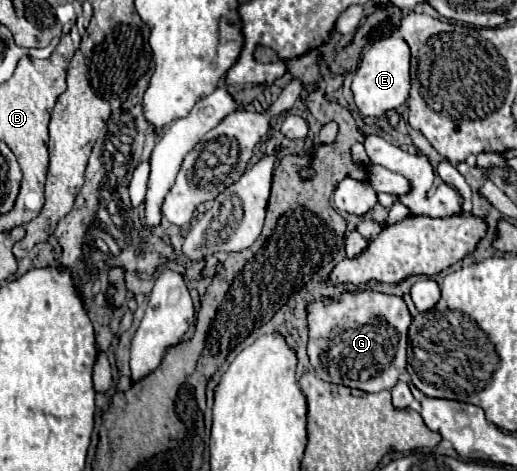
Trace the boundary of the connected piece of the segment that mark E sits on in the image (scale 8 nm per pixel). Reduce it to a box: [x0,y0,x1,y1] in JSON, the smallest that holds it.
[352,35,410,117]

